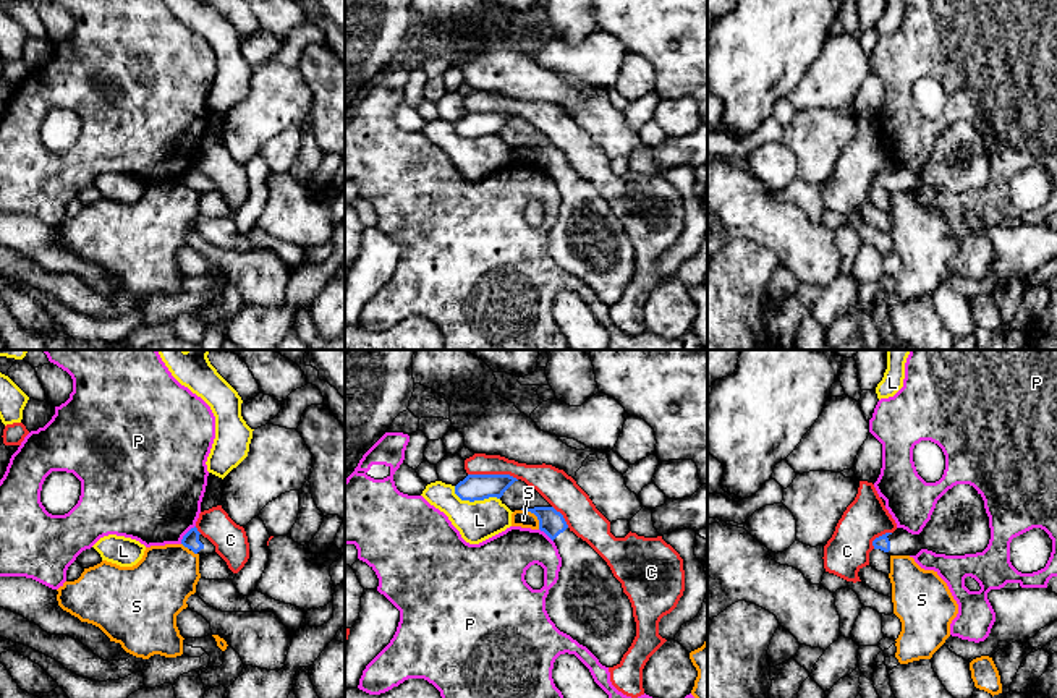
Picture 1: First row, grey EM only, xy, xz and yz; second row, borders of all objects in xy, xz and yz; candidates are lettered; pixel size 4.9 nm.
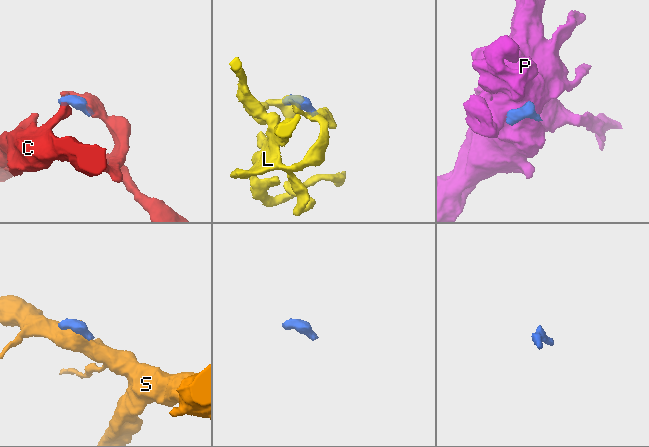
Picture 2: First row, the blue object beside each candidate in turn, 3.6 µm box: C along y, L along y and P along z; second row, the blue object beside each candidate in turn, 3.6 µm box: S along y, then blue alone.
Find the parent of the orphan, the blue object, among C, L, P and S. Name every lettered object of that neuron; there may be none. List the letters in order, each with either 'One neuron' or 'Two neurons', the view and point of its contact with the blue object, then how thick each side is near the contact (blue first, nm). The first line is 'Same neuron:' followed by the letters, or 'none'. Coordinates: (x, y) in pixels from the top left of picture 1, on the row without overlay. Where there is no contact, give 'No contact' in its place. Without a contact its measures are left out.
Same neuron: none
C: Two neurons. Touches blue at xz (492, 112). Thickness 130 nm (blue) against 140 nm
L: Two neurons. Touches blue at xz (475, 136). Thickness 130 nm (blue) against 200 nm
P: Two neurons. Touches blue at xy (185, 172). Thickness 80 nm (blue) against 460 nm
S: Two neurons. Touches blue at xz (534, 151). Thickness 120 nm (blue) against 90 nm

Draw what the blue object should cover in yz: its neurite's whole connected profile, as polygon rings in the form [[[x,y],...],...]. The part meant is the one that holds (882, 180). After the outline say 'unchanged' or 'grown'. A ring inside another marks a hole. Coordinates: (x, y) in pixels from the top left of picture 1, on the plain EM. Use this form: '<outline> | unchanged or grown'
[[[957,121],[936,141],[919,172],[903,165],[872,178],[889,193],[916,193],[921,186],[945,193],[983,189],[991,177],[989,154],[981,131],[970,121]]] | grown

